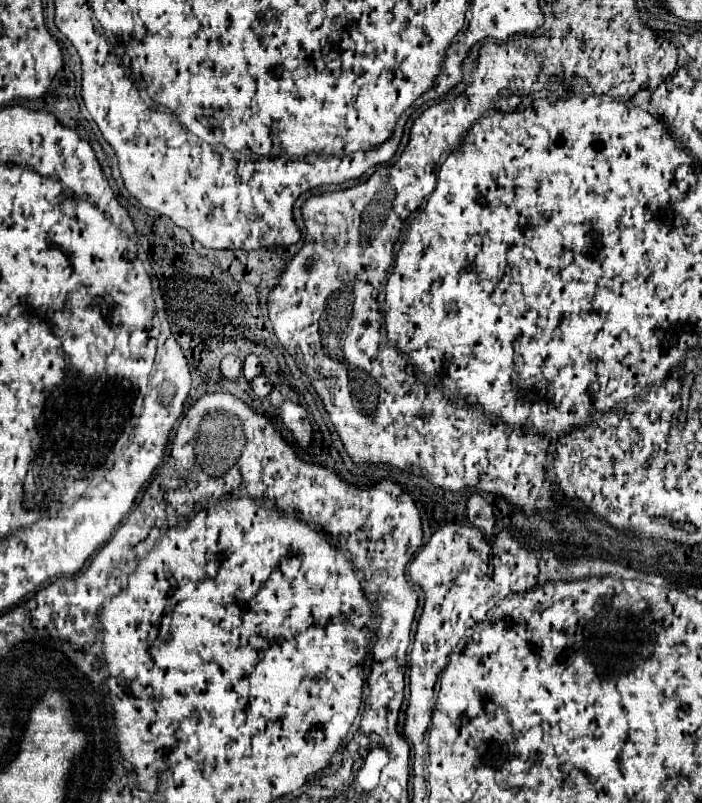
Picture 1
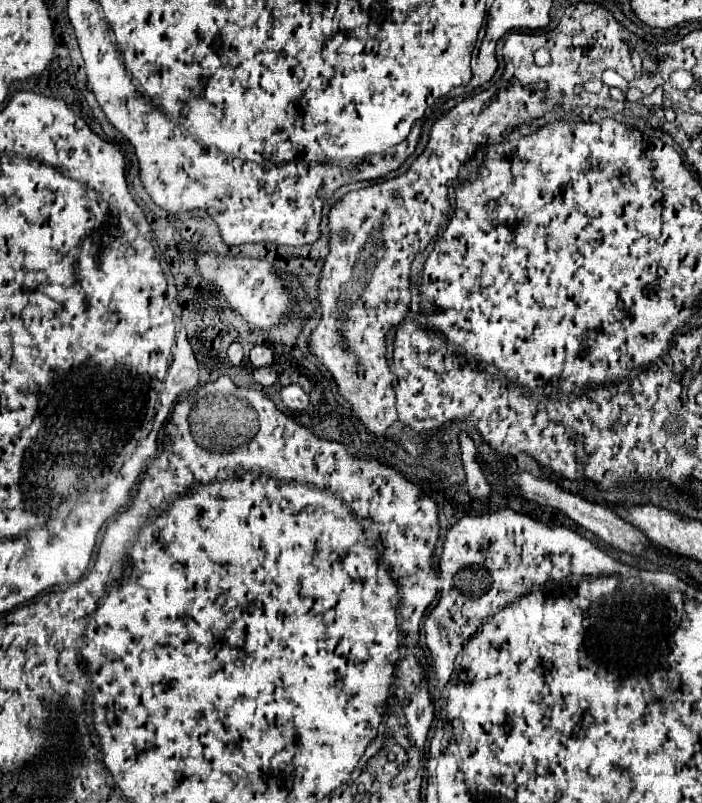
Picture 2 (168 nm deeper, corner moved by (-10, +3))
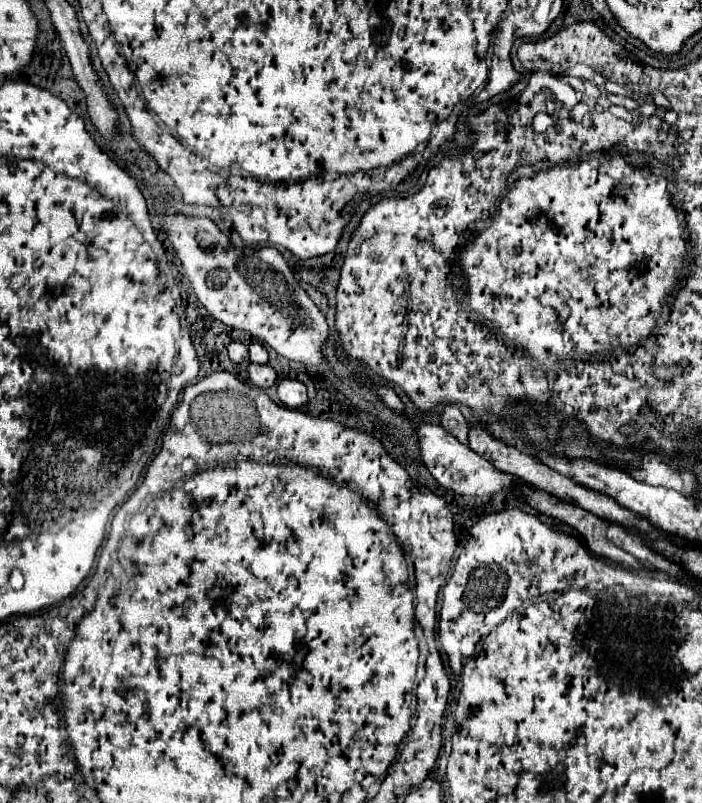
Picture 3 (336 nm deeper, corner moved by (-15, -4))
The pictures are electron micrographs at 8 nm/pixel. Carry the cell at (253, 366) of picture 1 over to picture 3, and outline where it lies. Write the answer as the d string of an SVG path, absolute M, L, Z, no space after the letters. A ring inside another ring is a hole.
M255 341L249 345L249 359L253 363L267 363L267 349L263 347L263 343Z

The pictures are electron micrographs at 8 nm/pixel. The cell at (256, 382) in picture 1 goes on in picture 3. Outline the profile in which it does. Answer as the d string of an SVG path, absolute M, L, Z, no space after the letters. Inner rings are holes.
M249 363L247 365L247 371L249 371L251 383L257 385L257 387L261 387L261 389L269 389L277 381L277 375L275 375L275 371L269 365Z

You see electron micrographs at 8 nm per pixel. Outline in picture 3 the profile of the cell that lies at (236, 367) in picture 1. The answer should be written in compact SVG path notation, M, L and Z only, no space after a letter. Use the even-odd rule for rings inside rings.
M233 341L229 343L229 357L235 361L235 363L243 363L249 359L249 353L247 353L247 347L241 343L241 341Z

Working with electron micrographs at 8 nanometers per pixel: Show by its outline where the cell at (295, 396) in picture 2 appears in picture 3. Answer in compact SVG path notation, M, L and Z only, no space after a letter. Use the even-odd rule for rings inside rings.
M283 379L277 383L277 397L289 409L301 409L307 405L307 389L297 379Z

